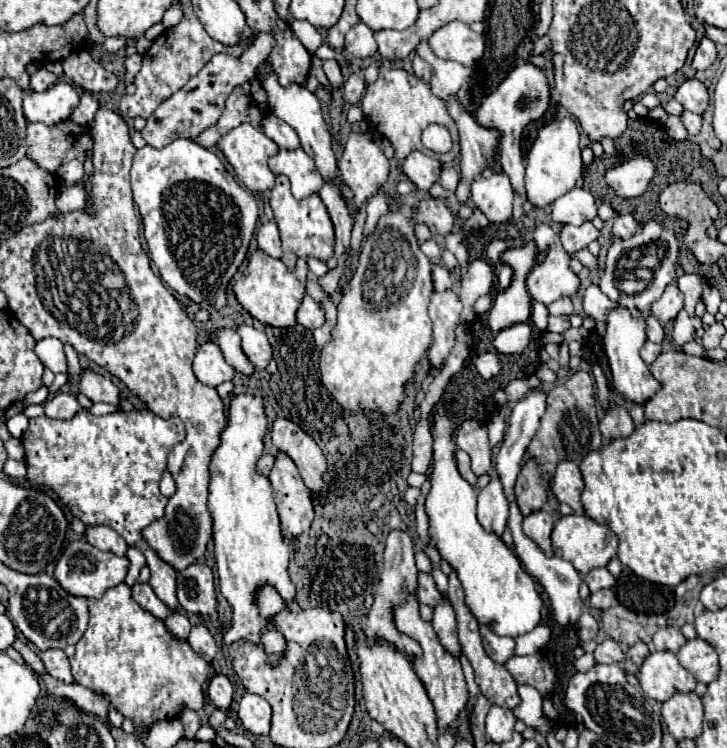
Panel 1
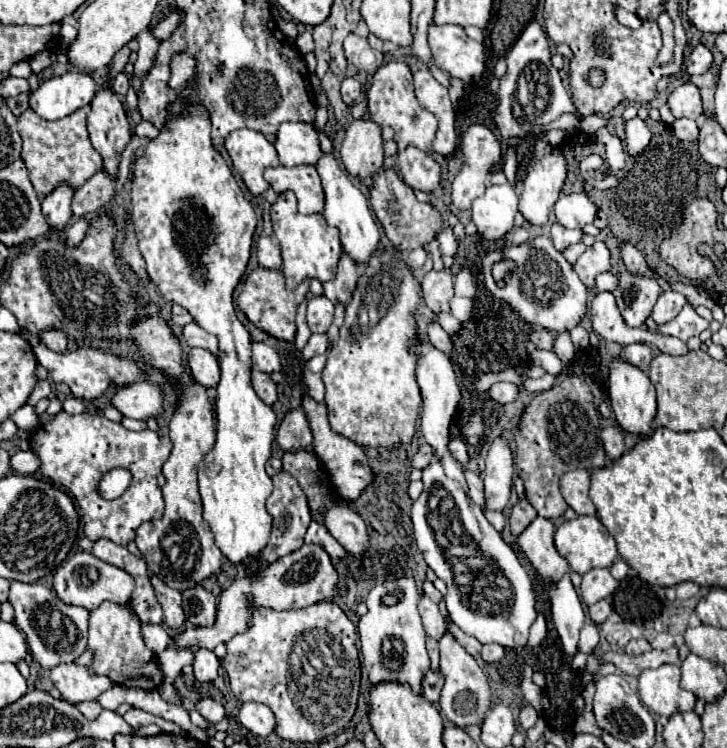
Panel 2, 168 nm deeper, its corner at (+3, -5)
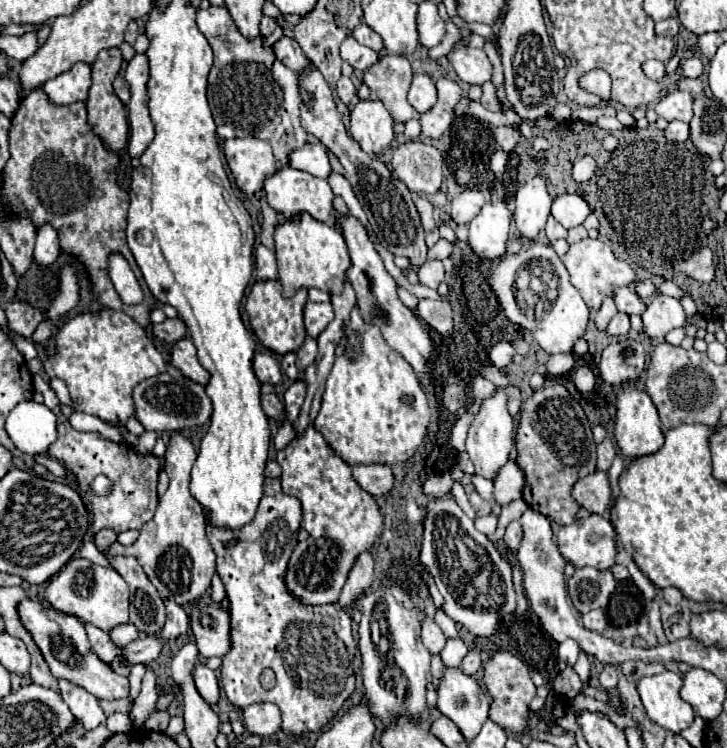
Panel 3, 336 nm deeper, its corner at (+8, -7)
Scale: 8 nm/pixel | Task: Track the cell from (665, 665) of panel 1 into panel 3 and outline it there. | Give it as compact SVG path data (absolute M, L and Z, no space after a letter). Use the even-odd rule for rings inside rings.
M670 670L662 674L638 680L638 692L648 718L658 726L674 732L682 732L694 722L694 710L680 698L682 676Z

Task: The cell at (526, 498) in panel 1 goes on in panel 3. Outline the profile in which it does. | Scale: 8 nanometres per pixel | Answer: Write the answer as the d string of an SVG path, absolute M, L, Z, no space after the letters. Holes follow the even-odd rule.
M510 522L508 524L506 534L504 534L504 542L506 542L508 550L512 550L514 554L518 552L520 542L522 542L522 526L520 526L520 522Z

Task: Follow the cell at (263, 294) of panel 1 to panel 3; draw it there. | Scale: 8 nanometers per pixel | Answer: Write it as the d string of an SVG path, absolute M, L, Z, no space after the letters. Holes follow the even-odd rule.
M258 280L248 298L246 298L246 312L250 318L250 326L256 334L256 338L272 352L276 354L288 354L288 352L296 352L304 338L306 338L306 330L304 330L304 322L302 322L302 310L308 298L308 290L300 288L292 298L282 298L282 284L278 280Z

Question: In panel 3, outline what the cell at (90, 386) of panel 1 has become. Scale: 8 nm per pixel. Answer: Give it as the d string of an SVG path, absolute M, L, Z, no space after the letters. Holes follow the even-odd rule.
M170 372L140 382L134 388L134 404L136 404L136 418L142 422L146 430L154 432L178 432L200 428L208 424L212 416L212 400L204 392L204 386L192 382L182 374L174 376Z

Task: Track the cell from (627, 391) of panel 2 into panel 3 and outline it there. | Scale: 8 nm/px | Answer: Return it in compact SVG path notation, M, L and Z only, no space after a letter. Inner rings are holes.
M622 386L618 390L618 414L616 414L616 424L614 424L614 438L616 438L616 444L622 450L624 458L628 458L628 460L654 454L662 448L664 434L660 428L660 418L658 418L656 406L652 404L652 400L646 392L638 390L634 386Z

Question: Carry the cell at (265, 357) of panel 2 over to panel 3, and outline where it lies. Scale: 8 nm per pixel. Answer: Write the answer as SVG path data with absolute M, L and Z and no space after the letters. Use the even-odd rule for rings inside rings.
M256 354L254 356L254 372L262 384L264 382L268 382L268 384L280 384L282 382L280 366L272 354Z

